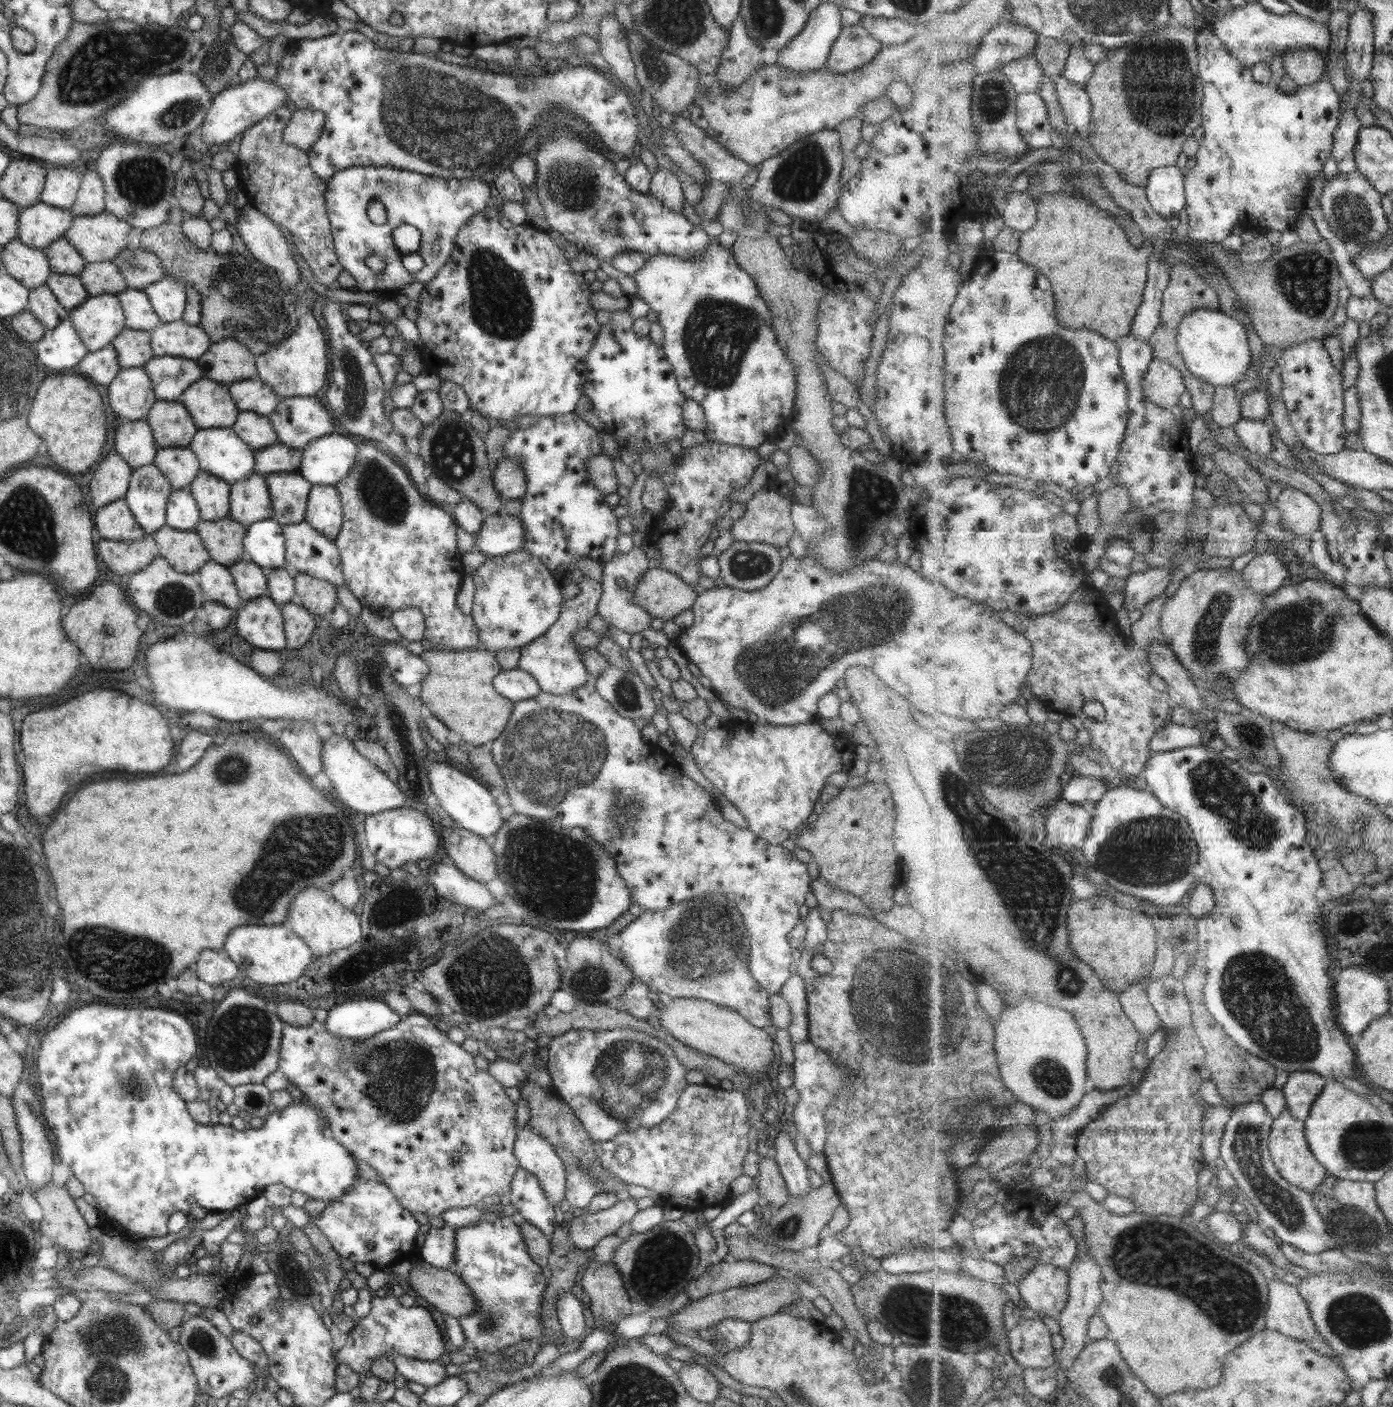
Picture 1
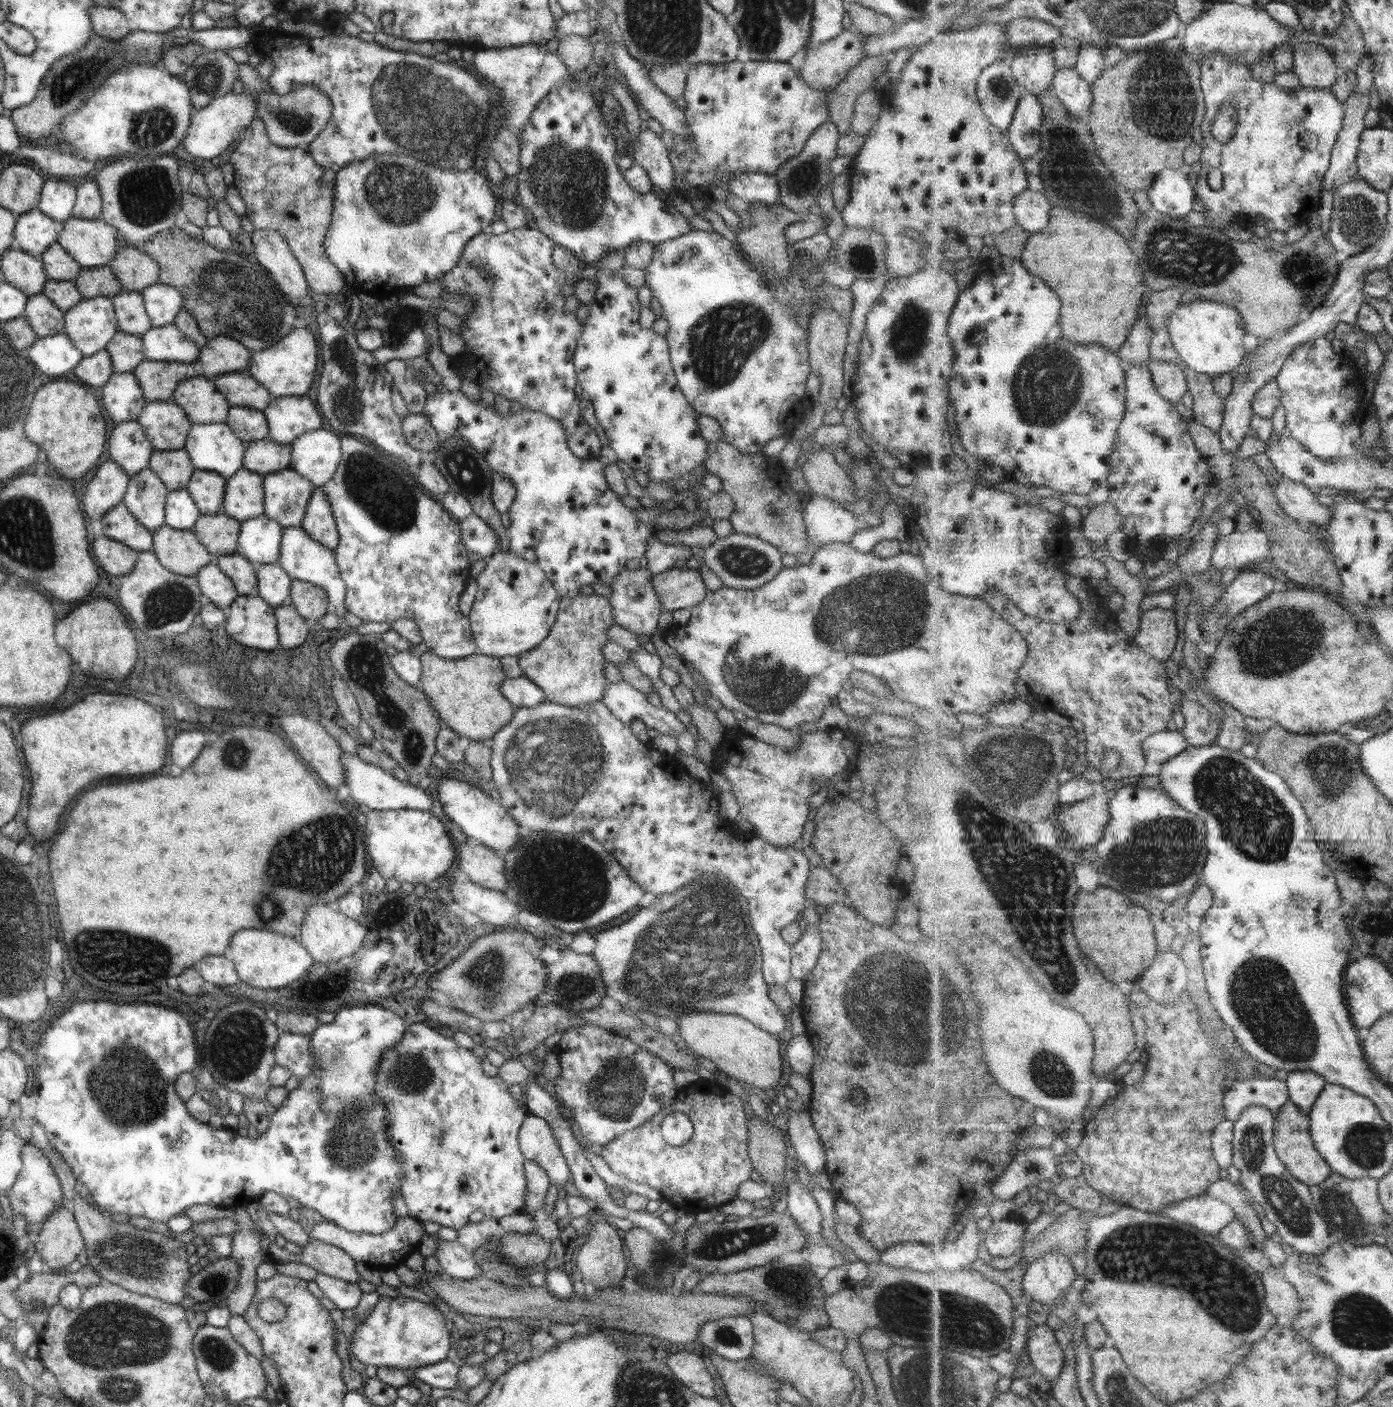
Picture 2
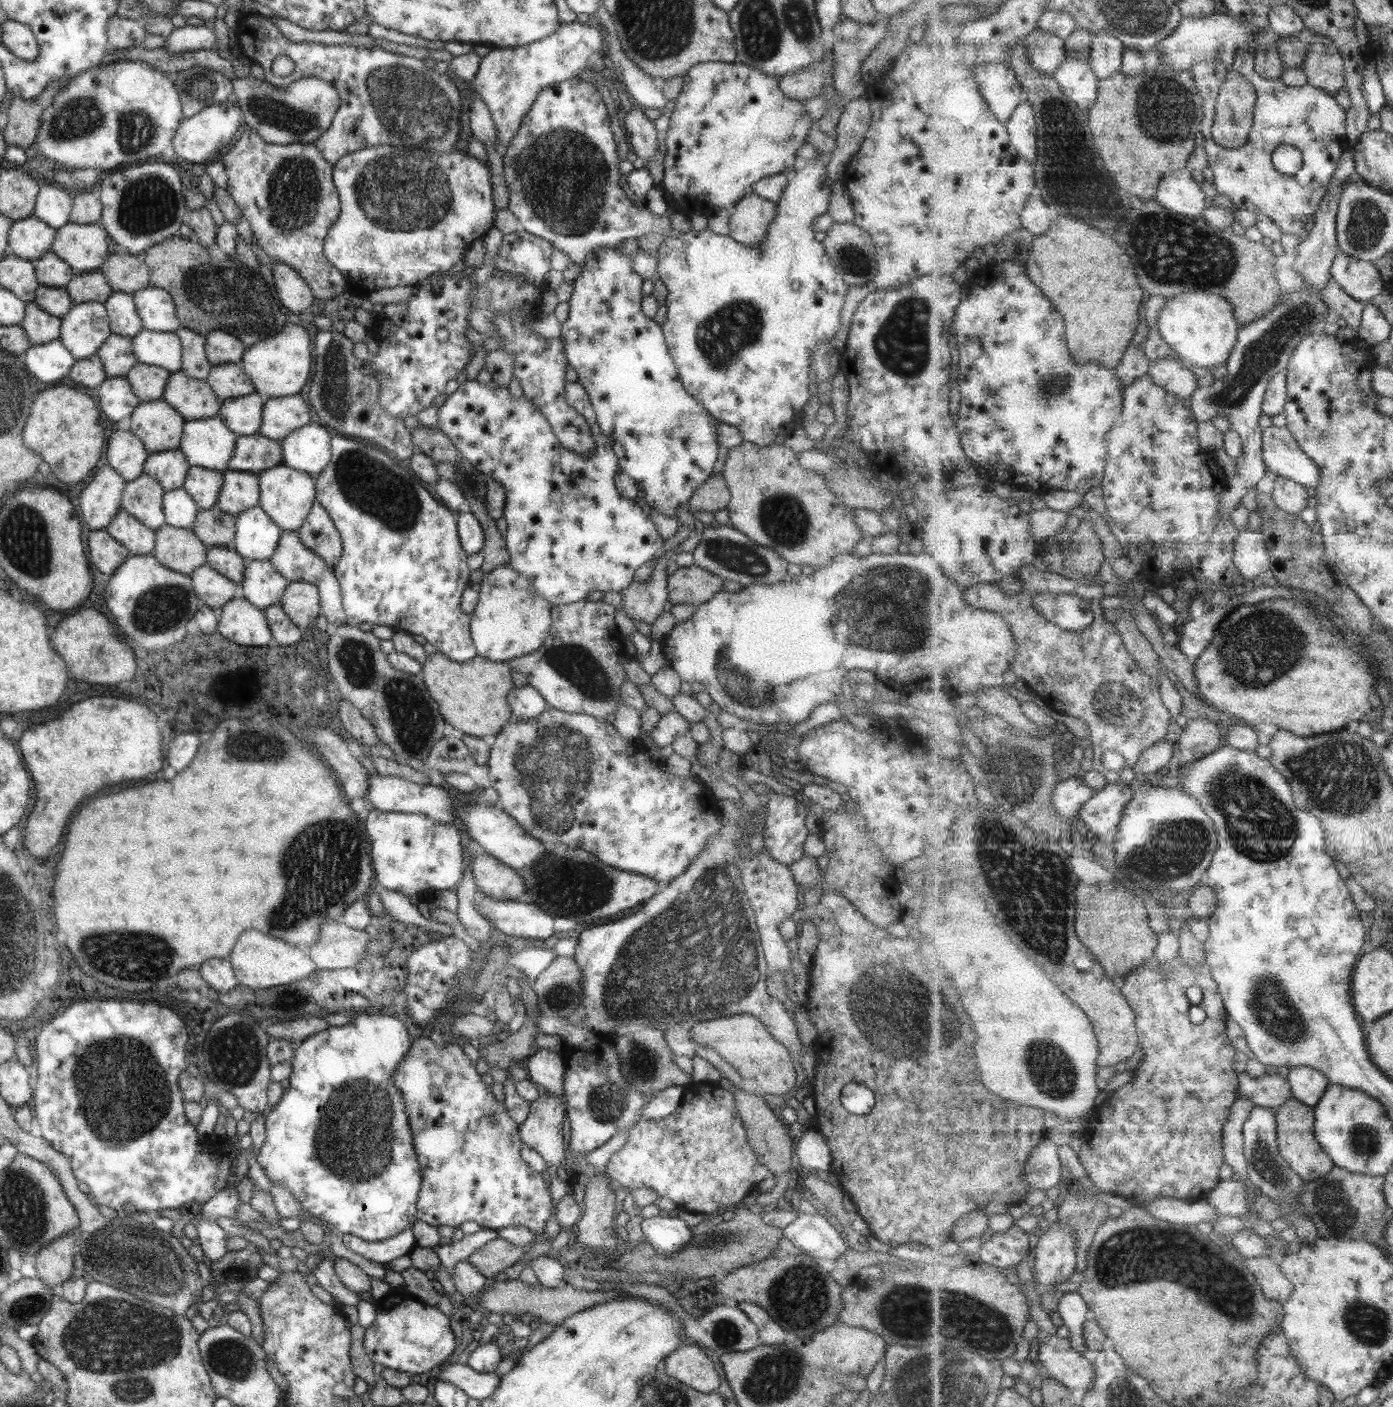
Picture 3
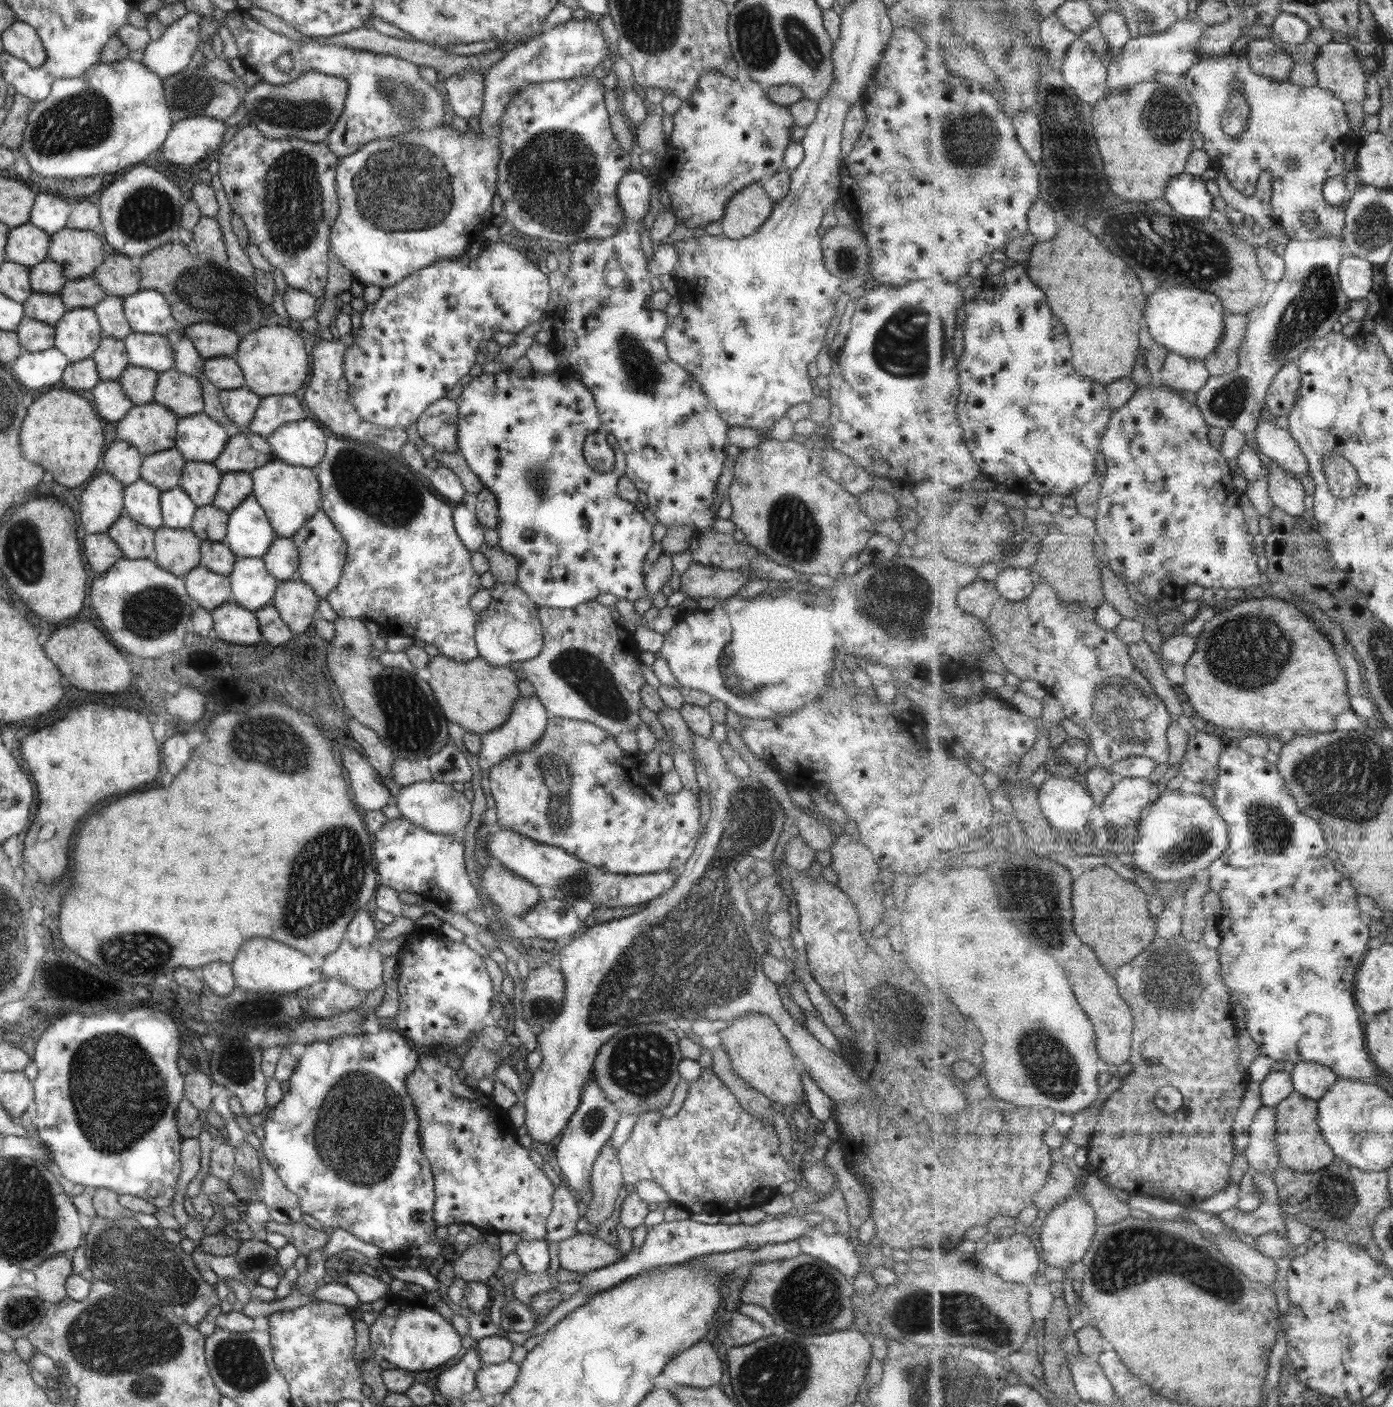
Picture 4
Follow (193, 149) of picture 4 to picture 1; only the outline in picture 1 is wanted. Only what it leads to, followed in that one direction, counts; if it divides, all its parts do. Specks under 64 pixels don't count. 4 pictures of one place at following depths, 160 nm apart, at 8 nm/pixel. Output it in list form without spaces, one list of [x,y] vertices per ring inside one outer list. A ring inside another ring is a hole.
[[[256,76],[253,80],[242,82],[238,86],[228,86],[213,96],[209,110],[205,112],[205,117],[199,126],[201,140],[211,146],[215,144],[225,146],[228,140],[243,133],[249,129],[249,126],[254,126],[255,123],[267,117],[269,112],[285,106],[286,100],[285,92],[279,86],[275,86],[273,79],[263,80],[263,78]]]

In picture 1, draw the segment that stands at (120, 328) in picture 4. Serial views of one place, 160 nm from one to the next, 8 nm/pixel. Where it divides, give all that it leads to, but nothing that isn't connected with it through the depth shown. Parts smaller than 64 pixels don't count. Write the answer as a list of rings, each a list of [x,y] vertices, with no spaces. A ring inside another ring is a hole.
[[[127,288],[123,292],[118,292],[116,297],[119,299],[125,317],[125,327],[151,331],[160,325],[160,318],[142,290]]]

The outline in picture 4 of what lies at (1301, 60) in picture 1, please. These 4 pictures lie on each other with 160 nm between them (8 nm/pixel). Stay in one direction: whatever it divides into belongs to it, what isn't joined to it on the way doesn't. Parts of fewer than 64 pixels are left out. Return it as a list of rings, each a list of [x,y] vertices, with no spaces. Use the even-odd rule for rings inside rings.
[[[1331,41],[1323,45],[1314,63],[1318,86],[1333,91],[1345,104],[1357,102],[1364,105],[1371,78],[1365,74],[1362,60],[1351,44]]]

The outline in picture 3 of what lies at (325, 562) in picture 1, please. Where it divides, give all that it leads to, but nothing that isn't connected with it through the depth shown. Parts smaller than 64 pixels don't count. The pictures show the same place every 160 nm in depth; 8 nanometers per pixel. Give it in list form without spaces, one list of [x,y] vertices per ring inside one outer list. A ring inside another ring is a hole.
[[[297,531],[282,532],[274,554],[268,562],[289,582],[305,582],[315,585],[318,588],[319,615],[337,626],[346,624],[343,606],[341,606],[341,591],[339,583],[333,576],[332,568],[325,566],[325,562],[321,562],[319,556],[301,544]]]

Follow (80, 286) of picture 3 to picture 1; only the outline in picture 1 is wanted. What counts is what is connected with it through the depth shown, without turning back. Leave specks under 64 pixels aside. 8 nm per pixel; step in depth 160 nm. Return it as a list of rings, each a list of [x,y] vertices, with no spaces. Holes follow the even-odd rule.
[[[113,261],[86,263],[78,277],[87,294],[91,296],[116,295],[128,288],[124,276],[121,276]]]

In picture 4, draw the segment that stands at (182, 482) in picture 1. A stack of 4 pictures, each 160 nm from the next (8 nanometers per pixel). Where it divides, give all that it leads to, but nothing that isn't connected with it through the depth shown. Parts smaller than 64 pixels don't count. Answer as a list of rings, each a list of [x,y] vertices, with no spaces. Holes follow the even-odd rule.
[[[175,448],[160,450],[149,454],[142,459],[139,467],[139,479],[157,487],[160,491],[166,491],[179,486],[184,458]]]

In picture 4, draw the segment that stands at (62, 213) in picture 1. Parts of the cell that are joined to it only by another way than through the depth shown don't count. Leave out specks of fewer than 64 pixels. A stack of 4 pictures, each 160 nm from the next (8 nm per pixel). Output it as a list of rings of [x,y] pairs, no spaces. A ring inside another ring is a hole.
[[[31,223],[11,227],[7,233],[5,258],[31,267],[46,258],[50,234]]]

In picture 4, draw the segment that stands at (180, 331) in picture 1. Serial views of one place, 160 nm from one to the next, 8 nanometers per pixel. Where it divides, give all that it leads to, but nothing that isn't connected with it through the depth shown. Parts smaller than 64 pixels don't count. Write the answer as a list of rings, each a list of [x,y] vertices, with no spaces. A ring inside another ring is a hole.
[[[131,332],[122,341],[131,365],[156,373],[174,368],[174,352],[165,335]]]

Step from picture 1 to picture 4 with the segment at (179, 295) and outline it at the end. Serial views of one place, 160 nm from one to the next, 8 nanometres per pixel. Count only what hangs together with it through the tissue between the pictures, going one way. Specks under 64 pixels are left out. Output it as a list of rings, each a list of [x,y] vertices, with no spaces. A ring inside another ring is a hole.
[[[139,290],[123,299],[123,312],[132,332],[163,335],[174,330],[184,332],[170,311],[165,297],[156,290]]]

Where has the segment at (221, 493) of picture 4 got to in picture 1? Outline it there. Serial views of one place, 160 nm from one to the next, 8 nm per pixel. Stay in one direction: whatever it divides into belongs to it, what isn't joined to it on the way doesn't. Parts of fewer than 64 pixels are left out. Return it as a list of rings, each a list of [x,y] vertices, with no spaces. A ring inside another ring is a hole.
[[[252,474],[230,485],[228,516],[235,522],[248,527],[259,520],[271,519],[272,512],[264,475]]]

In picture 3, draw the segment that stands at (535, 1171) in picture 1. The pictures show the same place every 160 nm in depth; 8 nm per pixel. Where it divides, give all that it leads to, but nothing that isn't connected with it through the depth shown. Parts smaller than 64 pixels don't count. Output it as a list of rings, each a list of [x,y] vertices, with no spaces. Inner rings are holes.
[[[542,1090],[537,1101],[529,1104],[529,1114],[518,1124],[520,1142],[535,1150],[543,1161],[556,1169],[565,1167],[563,1146],[563,1119],[565,1118],[565,1096],[557,1097]]]

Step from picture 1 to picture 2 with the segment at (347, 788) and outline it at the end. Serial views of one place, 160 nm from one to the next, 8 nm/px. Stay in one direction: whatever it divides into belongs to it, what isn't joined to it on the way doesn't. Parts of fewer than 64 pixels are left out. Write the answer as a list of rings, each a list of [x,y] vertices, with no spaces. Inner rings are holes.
[[[342,752],[339,762],[344,774],[344,784],[349,788],[350,797],[353,798],[355,804],[367,806],[369,811],[397,809],[428,811],[431,806],[431,796],[427,791],[418,786],[411,786],[406,781],[397,780],[382,768],[363,762],[357,755]]]

